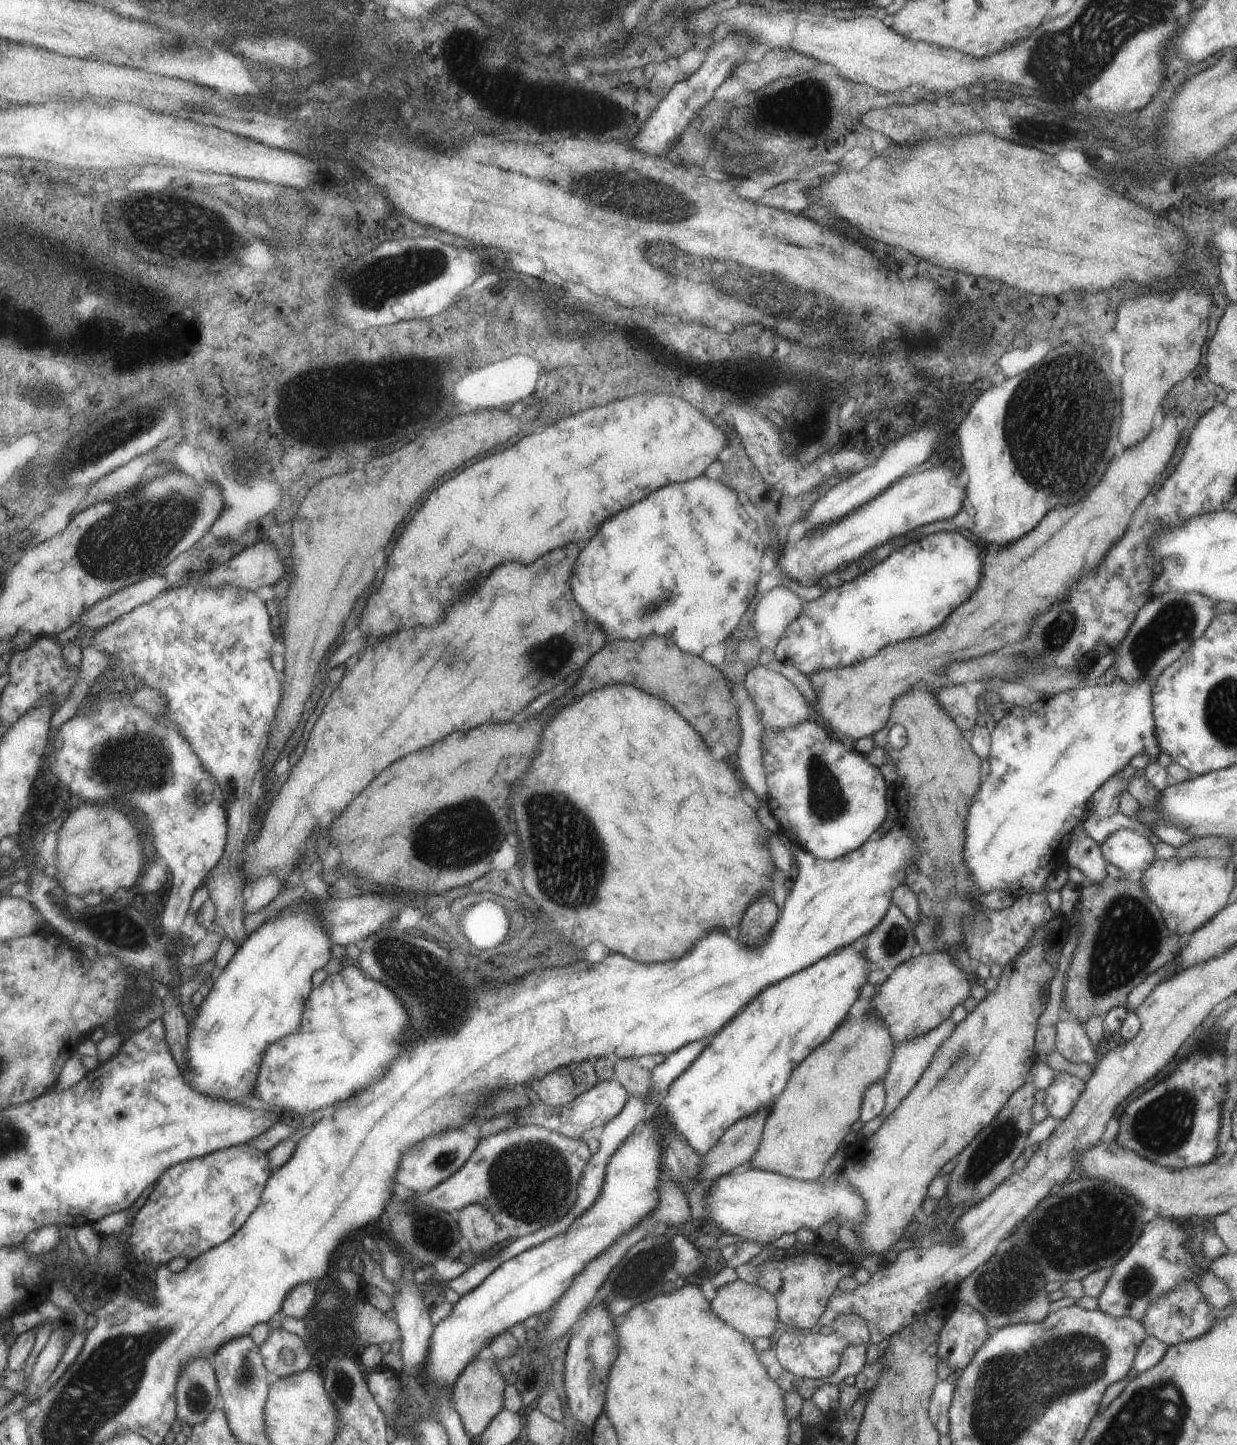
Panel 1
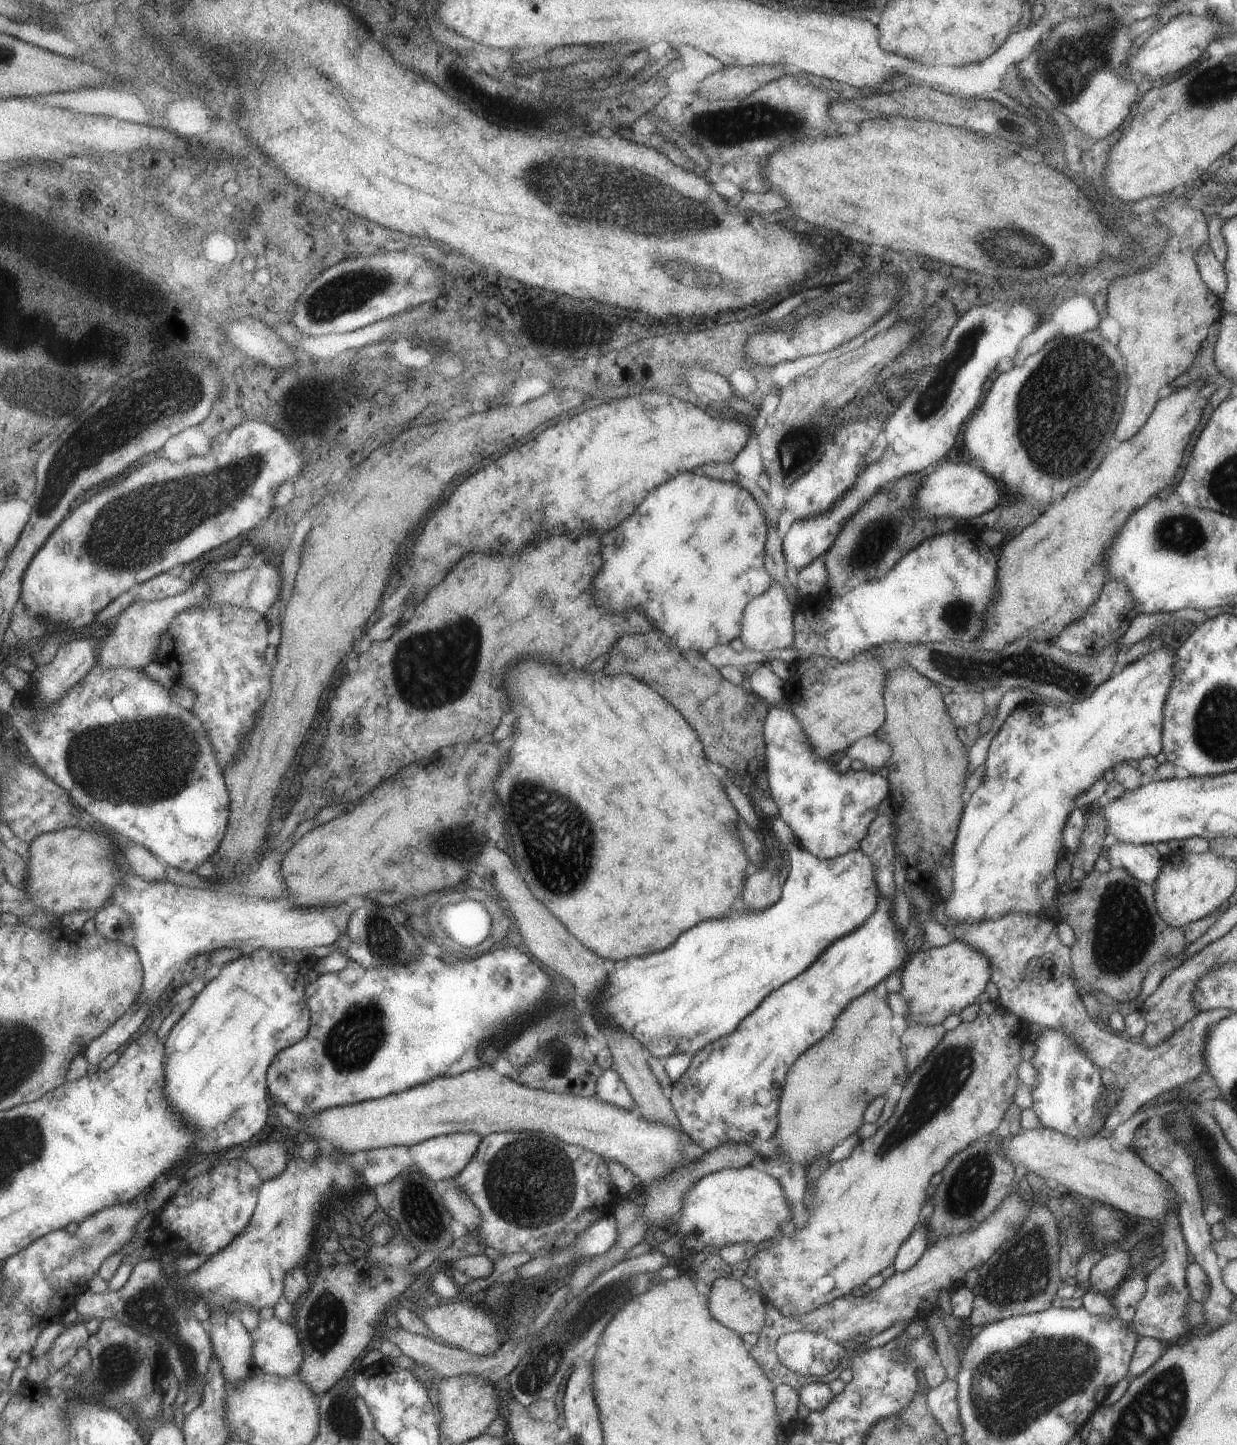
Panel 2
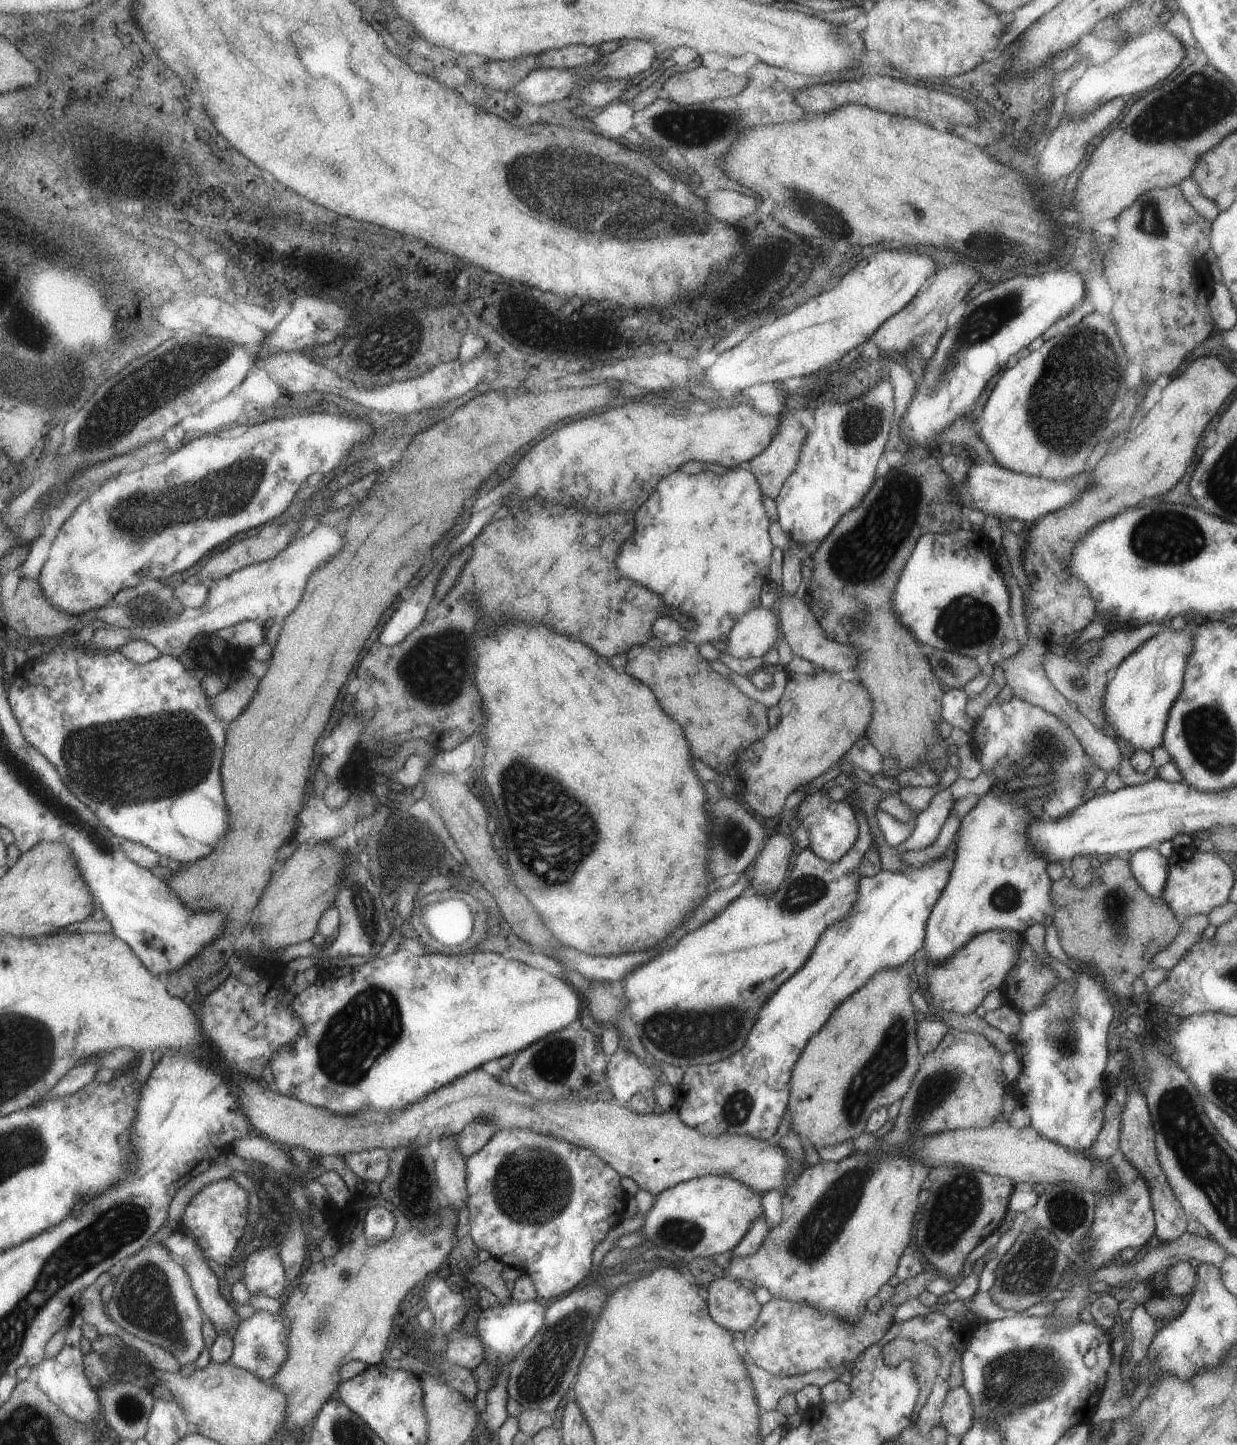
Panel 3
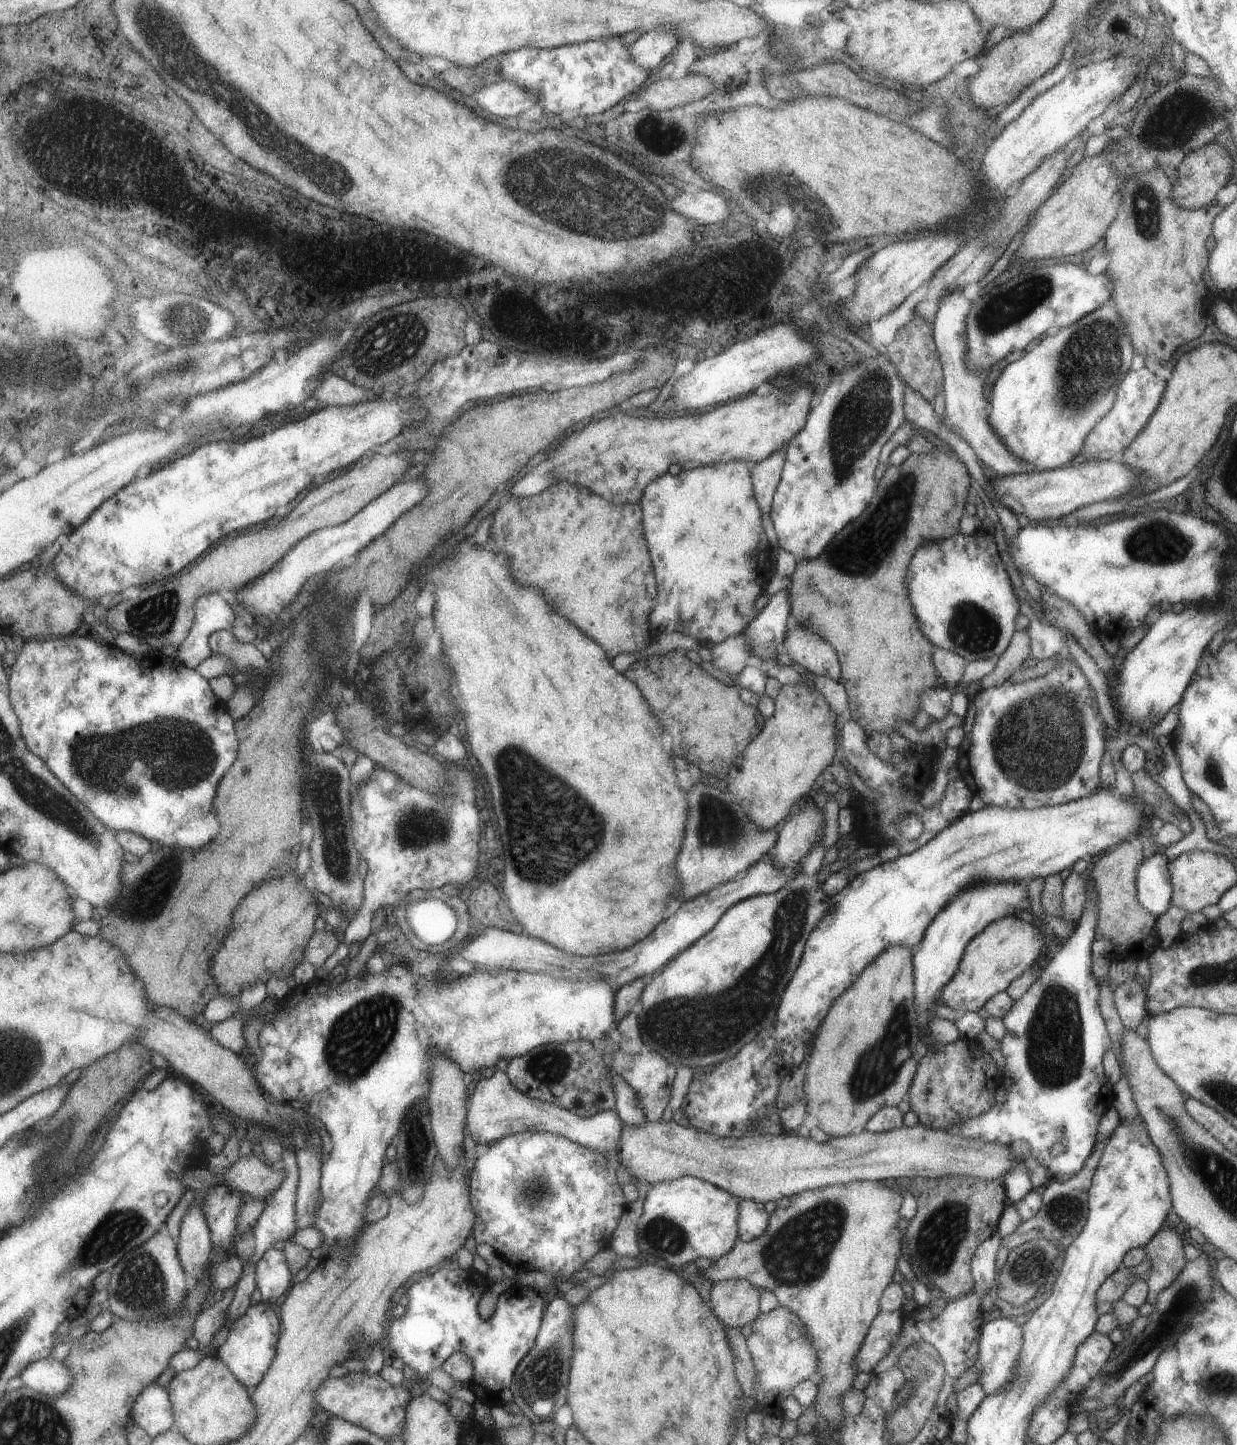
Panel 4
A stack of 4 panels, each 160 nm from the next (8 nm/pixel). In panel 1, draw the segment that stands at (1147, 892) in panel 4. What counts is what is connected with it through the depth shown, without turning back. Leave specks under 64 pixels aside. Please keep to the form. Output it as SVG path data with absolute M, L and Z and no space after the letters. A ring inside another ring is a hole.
M1119 828L1111 832L1099 846L1106 862L1121 869L1123 873L1131 870L1142 872L1155 858L1154 846L1147 841L1146 834L1131 829Z

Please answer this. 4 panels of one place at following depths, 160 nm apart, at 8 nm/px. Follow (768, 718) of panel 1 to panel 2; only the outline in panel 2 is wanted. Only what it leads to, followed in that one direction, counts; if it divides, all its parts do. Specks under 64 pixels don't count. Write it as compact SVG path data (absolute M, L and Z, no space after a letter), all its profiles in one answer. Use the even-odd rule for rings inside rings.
M764 663L752 671L749 679L752 694L767 706L783 706L785 700L784 682L779 679L769 665Z

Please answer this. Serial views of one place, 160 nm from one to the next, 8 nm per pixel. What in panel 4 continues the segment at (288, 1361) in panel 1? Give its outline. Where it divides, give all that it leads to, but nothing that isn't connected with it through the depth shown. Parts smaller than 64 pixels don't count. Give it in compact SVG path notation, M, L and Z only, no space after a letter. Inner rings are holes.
M261 1301L251 1306L243 1316L239 1316L231 1324L229 1340L216 1351L216 1354L220 1360L223 1360L229 1366L229 1370L237 1376L237 1380L245 1388L254 1390L261 1384L261 1380L265 1378L267 1370L275 1362L277 1346L280 1342L282 1330L282 1318L278 1309L271 1304Z

